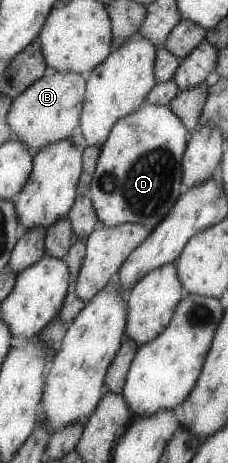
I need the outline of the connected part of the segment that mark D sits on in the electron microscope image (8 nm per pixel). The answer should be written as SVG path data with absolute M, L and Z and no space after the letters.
M146 102L139 111L119 120L111 131L110 138L100 150L100 158L89 194L101 225L116 227L127 223L139 223L151 229L159 226L183 196L182 160L192 135L187 125L170 106Z

